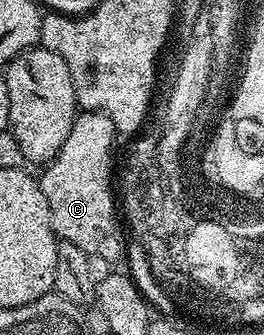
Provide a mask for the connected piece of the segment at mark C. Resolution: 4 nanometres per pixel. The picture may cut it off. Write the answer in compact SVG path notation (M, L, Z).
M99 110L77 113L62 148L43 167L44 175L38 178L42 196L50 204L50 220L57 239L82 248L88 256L102 256L109 264L116 264L124 254L125 231L118 217L114 174L112 178L112 145L116 141L118 135L109 115Z

